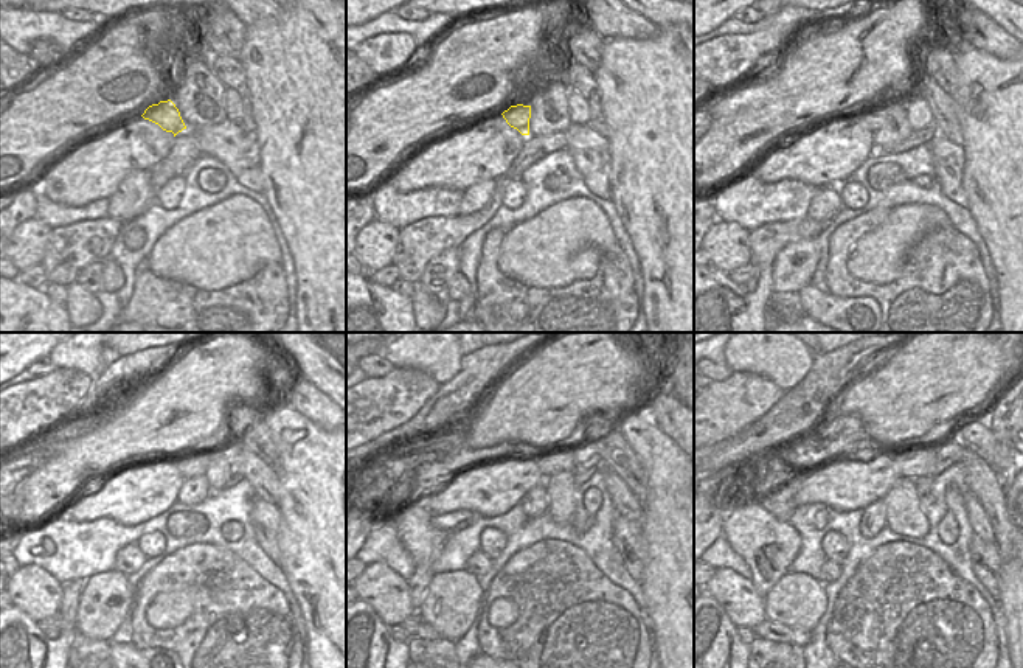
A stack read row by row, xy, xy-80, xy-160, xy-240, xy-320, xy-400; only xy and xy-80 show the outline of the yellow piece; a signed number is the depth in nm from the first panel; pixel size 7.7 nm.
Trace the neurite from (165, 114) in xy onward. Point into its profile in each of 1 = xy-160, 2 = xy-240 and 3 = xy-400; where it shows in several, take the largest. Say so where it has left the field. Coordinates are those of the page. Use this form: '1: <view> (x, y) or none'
1: xy-160 (876, 118)
2: xy-240 (191, 465)
3: xy-400 (916, 462)

